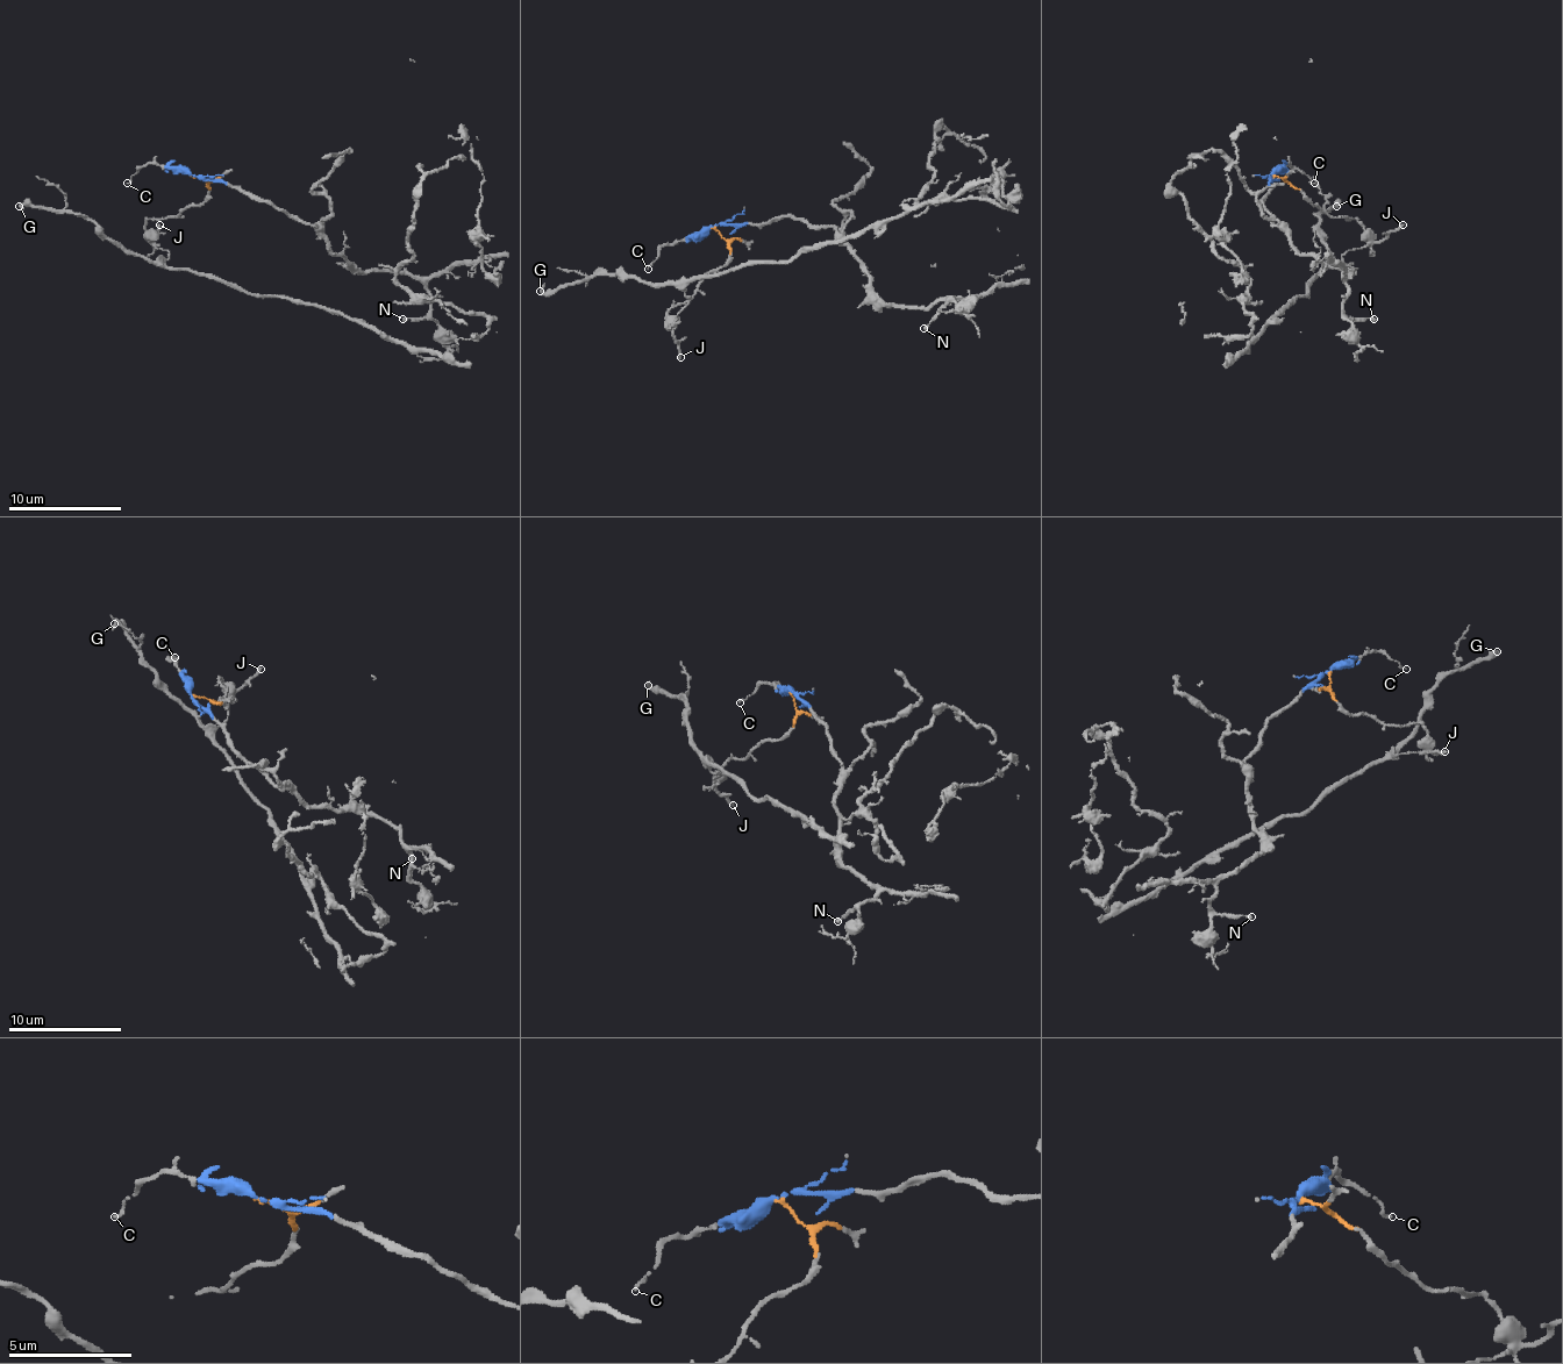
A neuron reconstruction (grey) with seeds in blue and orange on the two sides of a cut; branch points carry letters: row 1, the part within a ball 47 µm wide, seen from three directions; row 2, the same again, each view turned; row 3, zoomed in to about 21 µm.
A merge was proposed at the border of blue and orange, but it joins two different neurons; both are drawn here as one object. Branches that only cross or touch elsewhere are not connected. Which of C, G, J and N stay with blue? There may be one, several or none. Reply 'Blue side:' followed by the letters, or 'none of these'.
Blue side: C, N

